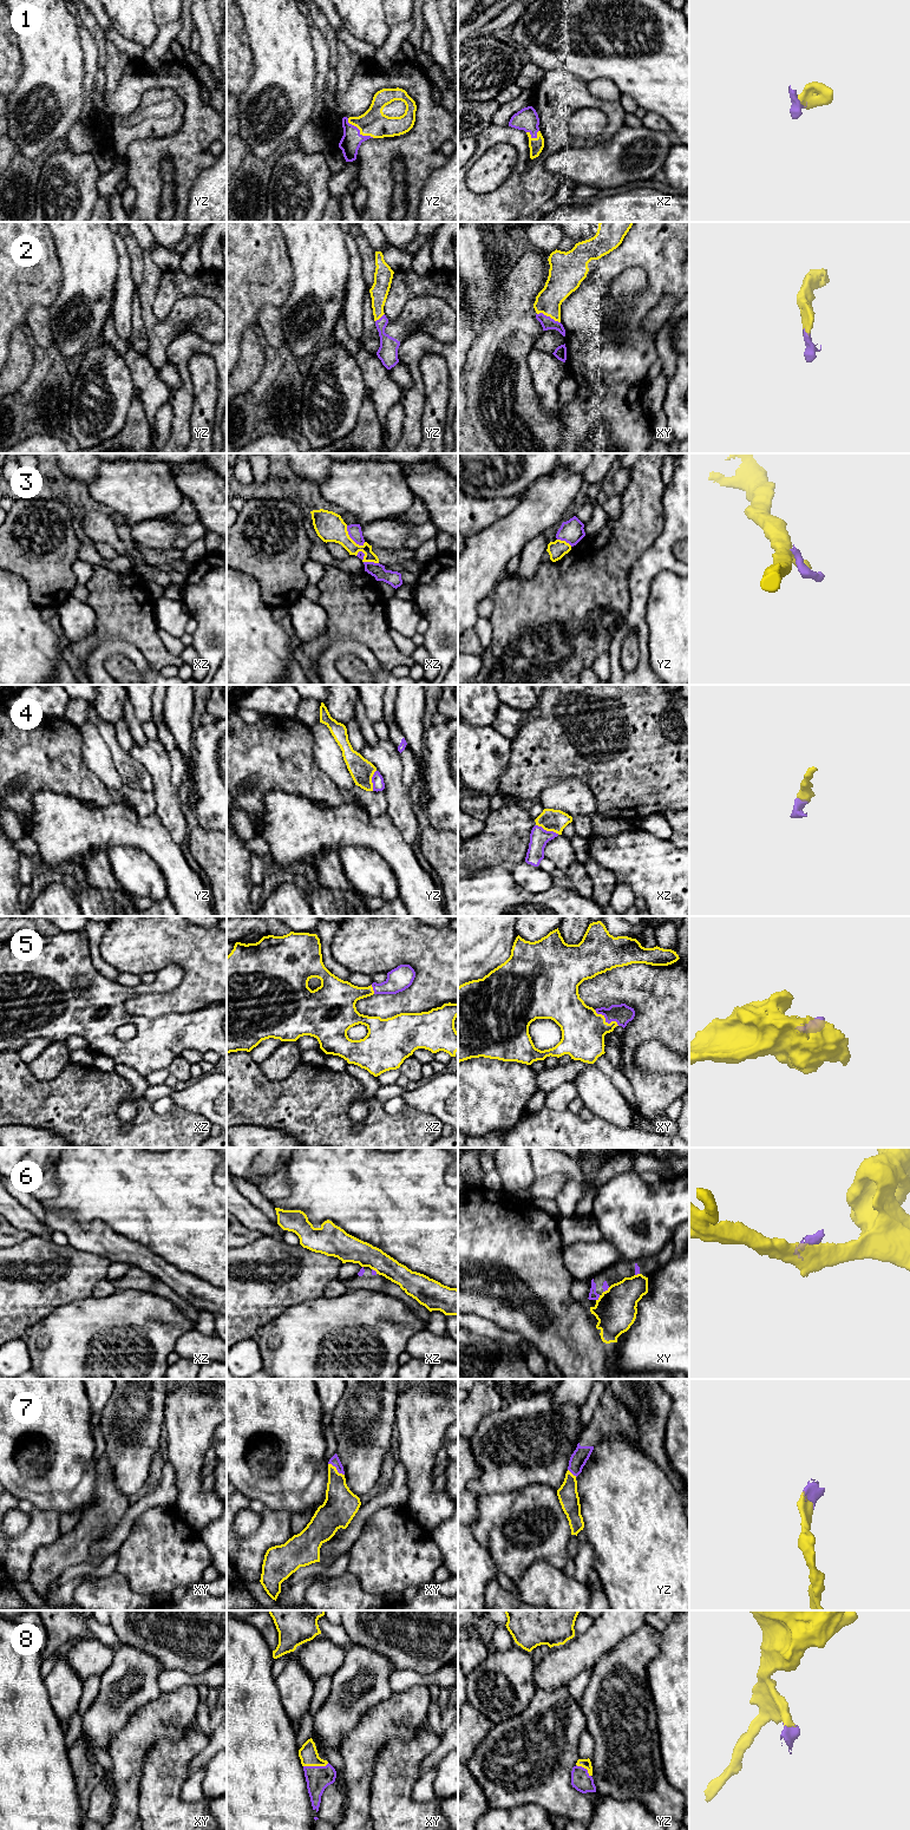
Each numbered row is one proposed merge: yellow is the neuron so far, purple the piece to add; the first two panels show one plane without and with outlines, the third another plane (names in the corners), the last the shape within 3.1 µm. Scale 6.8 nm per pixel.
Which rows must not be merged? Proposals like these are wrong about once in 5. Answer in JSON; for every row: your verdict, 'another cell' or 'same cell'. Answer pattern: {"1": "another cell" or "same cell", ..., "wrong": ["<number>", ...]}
{"1": "same cell", "2": "same cell", "3": "another cell", "4": "same cell", "5": "same cell", "6": "another cell", "7": "same cell", "8": "same cell", "wrong": ["3", "6"]}

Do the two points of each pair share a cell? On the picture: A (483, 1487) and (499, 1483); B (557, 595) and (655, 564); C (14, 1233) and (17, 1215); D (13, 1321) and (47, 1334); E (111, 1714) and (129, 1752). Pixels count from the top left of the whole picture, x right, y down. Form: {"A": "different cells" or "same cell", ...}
{"A": "same cell", "B": "different cells", "C": "different cells", "D": "different cells", "E": "different cells"}

